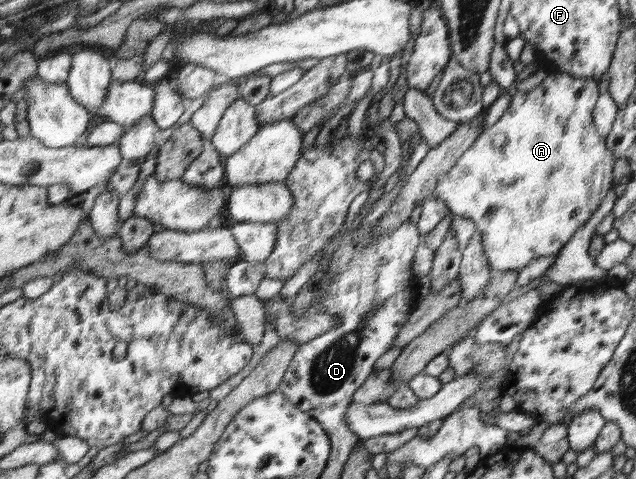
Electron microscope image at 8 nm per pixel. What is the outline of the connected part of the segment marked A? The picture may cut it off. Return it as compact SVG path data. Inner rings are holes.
M552 73L547 75L542 83L534 87L530 91L517 91L509 101L510 106L506 112L499 118L494 126L486 129L480 134L479 139L455 162L450 170L440 181L437 182L435 190L431 195L444 199L447 202L449 210L454 215L460 215L464 218L472 219L475 222L476 230L482 233L482 244L489 262L491 270L498 271L520 271L524 266L531 264L536 258L541 256L551 256L562 252L562 248L574 236L574 234L583 225L586 225L593 217L593 214L599 210L599 206L603 204L605 197L610 193L612 188L612 178L615 177L614 168L617 158L612 150L608 148L605 140L602 140L592 124L595 104L598 100L598 82L592 78L578 78L568 73Z

